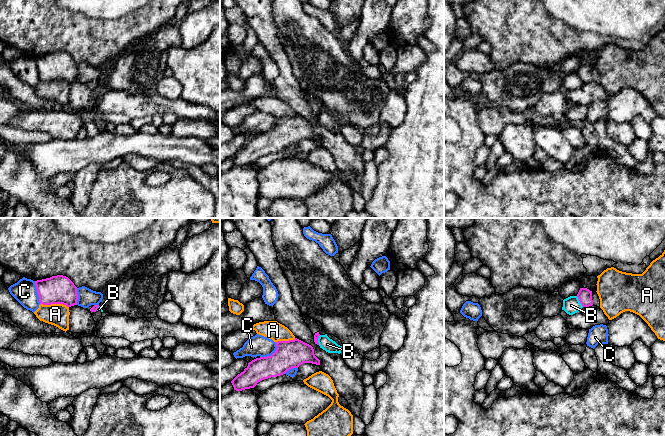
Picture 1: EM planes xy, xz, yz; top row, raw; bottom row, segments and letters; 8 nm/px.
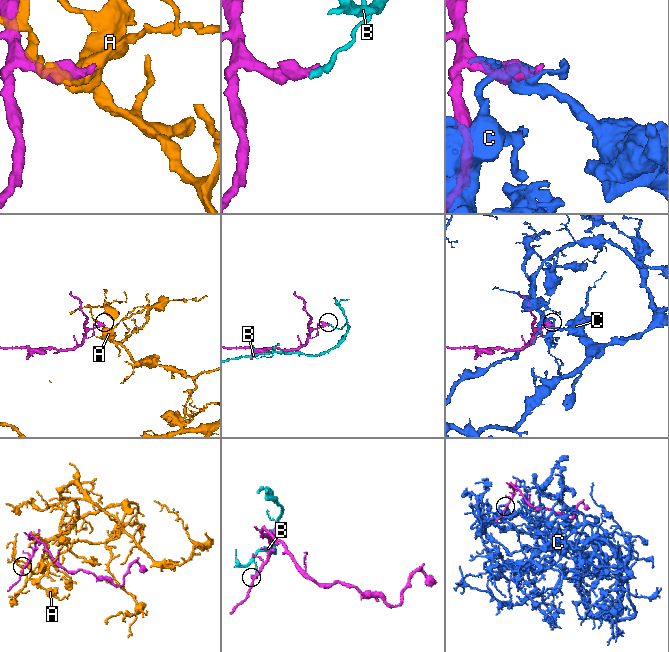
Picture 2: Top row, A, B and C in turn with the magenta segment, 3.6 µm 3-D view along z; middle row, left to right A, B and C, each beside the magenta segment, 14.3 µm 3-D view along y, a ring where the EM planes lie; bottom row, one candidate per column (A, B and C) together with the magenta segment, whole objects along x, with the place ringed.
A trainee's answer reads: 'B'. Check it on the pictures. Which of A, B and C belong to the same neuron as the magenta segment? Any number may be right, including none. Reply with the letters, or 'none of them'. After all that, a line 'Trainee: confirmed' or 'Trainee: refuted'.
none of them
Trainee: refuted

